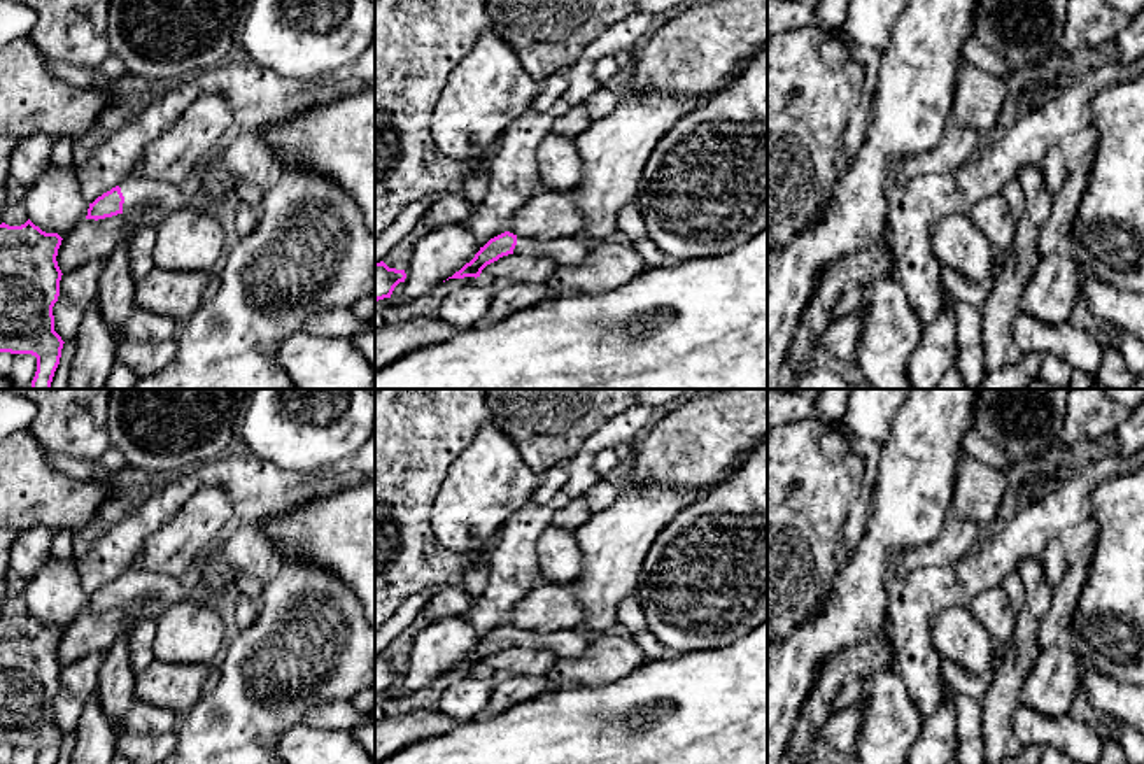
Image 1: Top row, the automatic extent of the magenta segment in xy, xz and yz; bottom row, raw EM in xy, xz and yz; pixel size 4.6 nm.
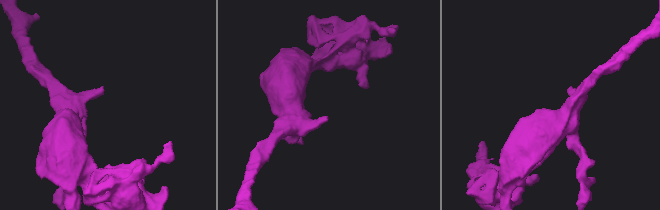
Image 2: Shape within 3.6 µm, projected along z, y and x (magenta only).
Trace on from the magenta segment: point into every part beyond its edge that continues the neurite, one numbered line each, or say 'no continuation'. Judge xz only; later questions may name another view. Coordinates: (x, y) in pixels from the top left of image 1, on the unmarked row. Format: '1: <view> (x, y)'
1: xz (564, 643)

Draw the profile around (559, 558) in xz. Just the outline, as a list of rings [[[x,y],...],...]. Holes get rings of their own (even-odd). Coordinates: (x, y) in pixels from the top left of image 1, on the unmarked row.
[[[550,526],[538,541],[538,575],[543,584],[568,584],[582,571],[576,529]]]

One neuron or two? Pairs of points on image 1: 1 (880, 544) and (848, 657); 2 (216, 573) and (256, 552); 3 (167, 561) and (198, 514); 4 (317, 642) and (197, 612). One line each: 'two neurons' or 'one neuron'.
1: two neurons
2: one neuron
3: one neuron
4: two neurons

